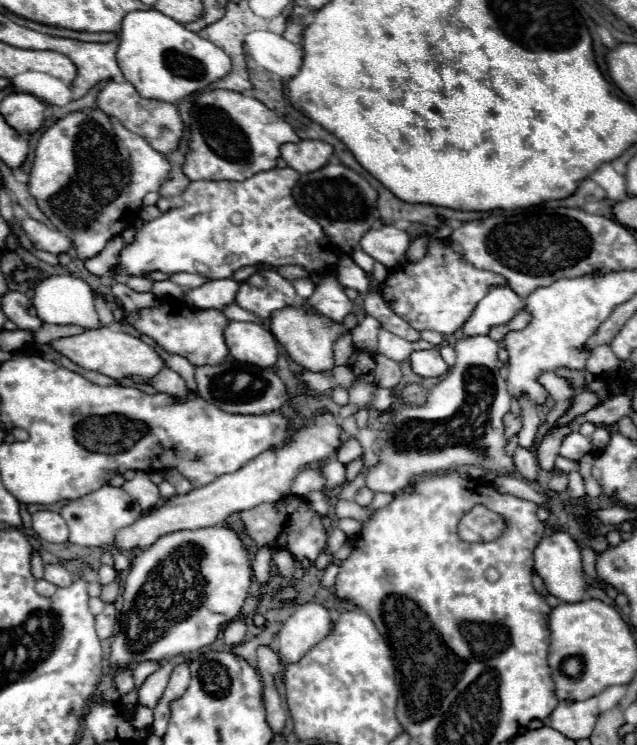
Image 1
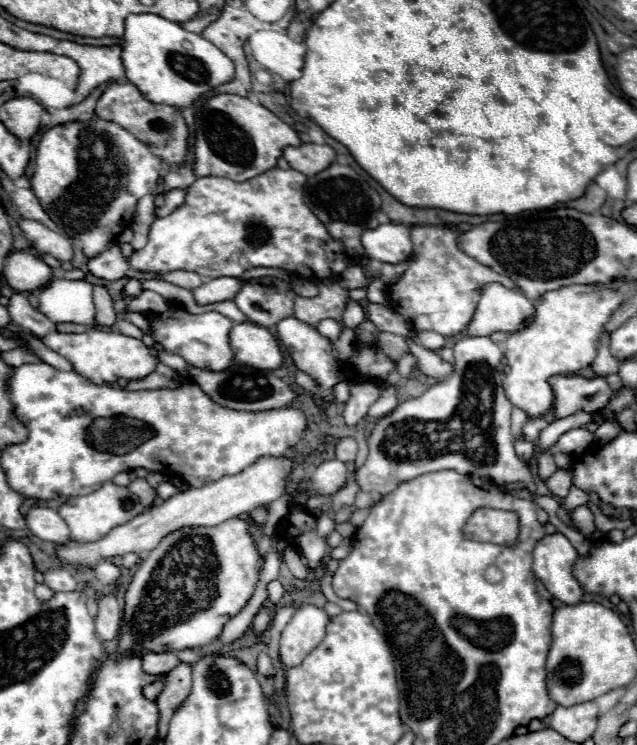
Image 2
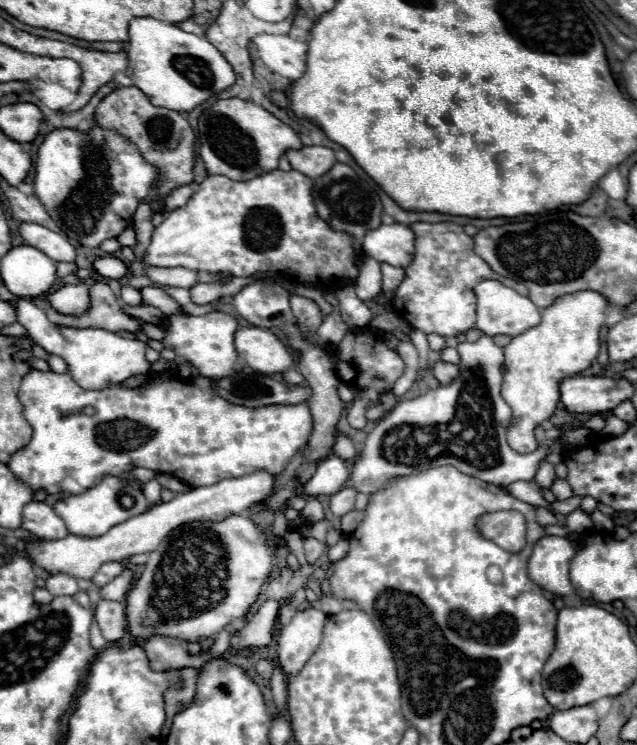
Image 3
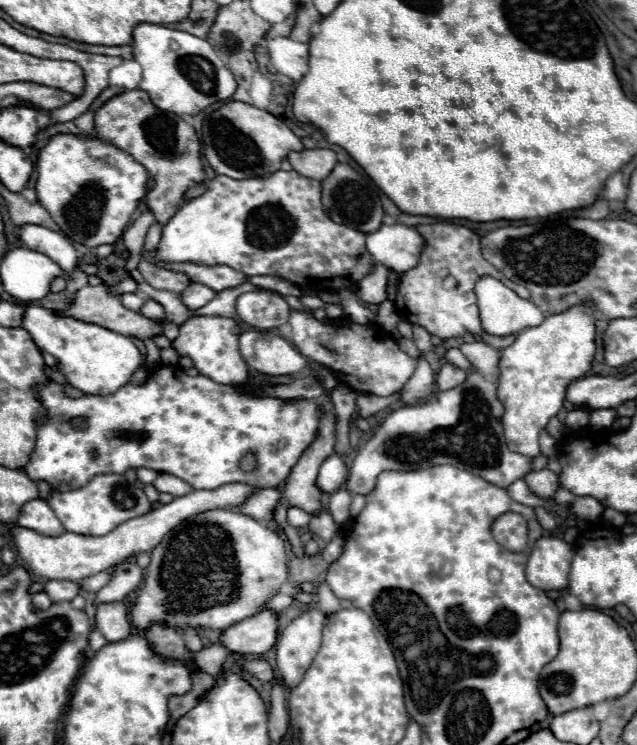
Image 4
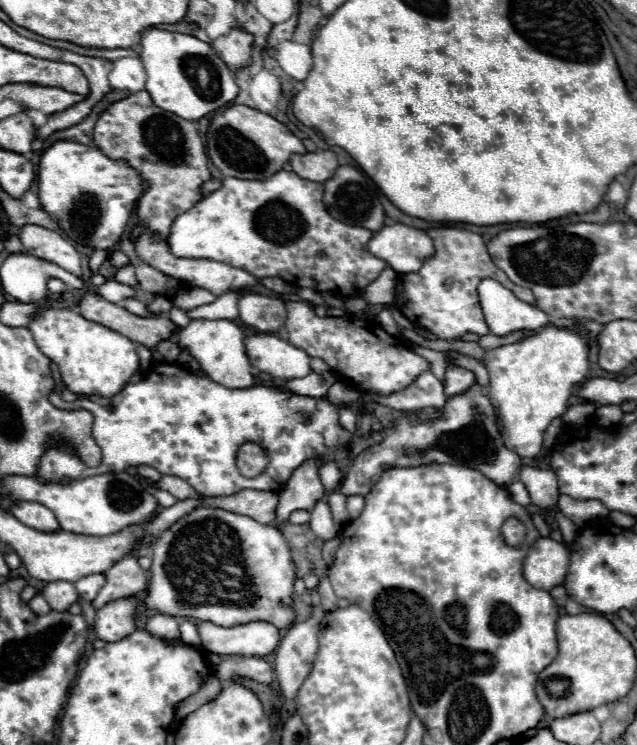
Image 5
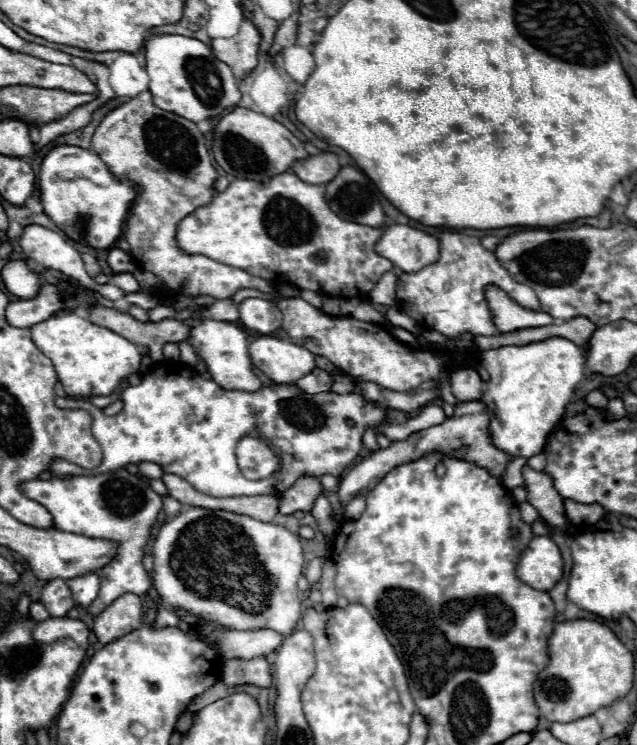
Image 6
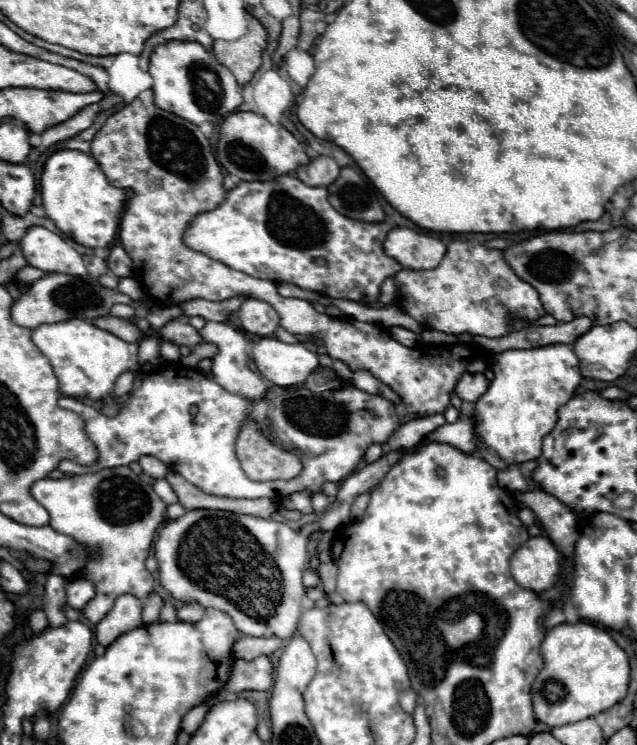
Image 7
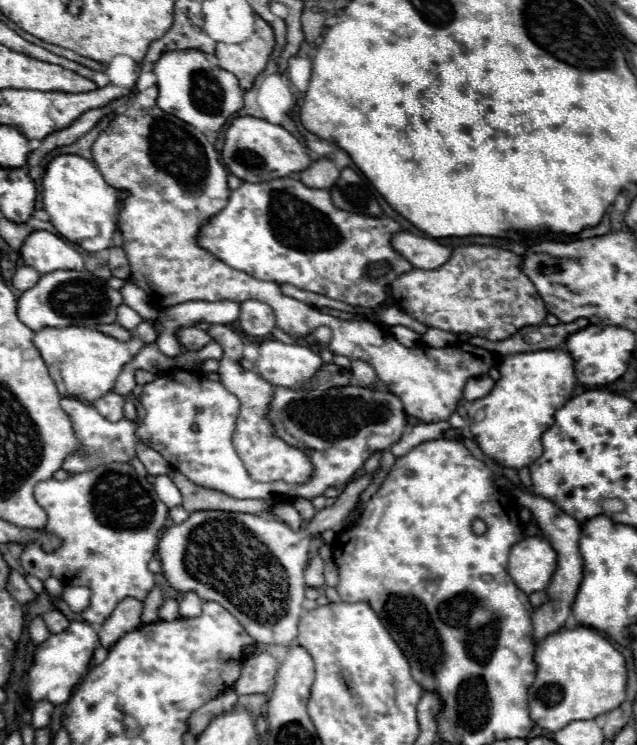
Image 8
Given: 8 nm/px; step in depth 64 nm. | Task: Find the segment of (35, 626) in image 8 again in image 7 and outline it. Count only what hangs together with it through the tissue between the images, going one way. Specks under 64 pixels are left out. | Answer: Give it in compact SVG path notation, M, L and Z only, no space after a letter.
M36 610L30 614L30 628L34 634L40 634L48 628L48 620L46 620L46 614L42 610Z

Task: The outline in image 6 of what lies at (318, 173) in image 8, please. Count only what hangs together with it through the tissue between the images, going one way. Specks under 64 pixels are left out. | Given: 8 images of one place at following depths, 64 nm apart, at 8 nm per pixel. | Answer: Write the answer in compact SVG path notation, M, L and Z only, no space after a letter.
M322 152L306 160L294 162L292 170L306 184L328 184L336 178L336 172L340 172L340 164L338 164L336 154Z

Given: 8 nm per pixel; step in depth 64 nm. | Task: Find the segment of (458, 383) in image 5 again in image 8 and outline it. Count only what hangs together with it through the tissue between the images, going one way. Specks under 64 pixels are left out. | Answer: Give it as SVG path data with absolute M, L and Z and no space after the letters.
M478 376L478 378L472 378L466 382L466 388L464 388L464 398L466 400L478 400L478 398L484 398L488 396L488 392L492 392L494 388L494 380L490 376Z

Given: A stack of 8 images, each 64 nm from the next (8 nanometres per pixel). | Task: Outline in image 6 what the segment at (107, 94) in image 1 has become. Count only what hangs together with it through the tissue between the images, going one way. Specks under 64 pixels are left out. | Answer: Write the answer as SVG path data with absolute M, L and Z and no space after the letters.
M146 90L112 110L100 122L92 136L92 150L104 160L104 164L108 164L108 170L116 180L128 180L136 186L136 200L132 202L126 220L124 238L130 244L130 254L136 264L158 278L160 292L212 296L214 300L232 298L242 288L254 288L264 294L274 292L268 280L206 256L188 254L176 244L176 228L180 220L196 208L210 204L218 194L218 172L206 148L206 140L194 122L156 108L152 94Z

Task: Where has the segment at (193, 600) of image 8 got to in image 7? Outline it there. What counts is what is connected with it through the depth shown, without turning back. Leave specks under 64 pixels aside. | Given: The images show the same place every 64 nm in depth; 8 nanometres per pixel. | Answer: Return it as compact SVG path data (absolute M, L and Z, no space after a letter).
M182 604L178 608L178 620L184 622L196 622L204 616L204 608L200 608L200 604Z

